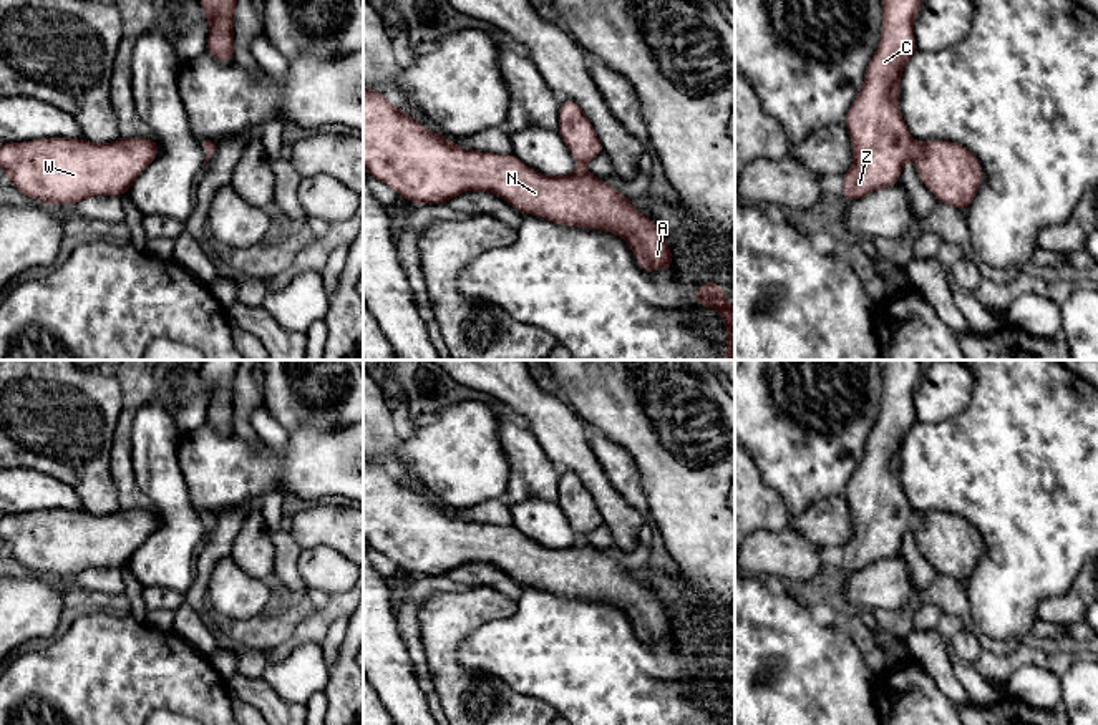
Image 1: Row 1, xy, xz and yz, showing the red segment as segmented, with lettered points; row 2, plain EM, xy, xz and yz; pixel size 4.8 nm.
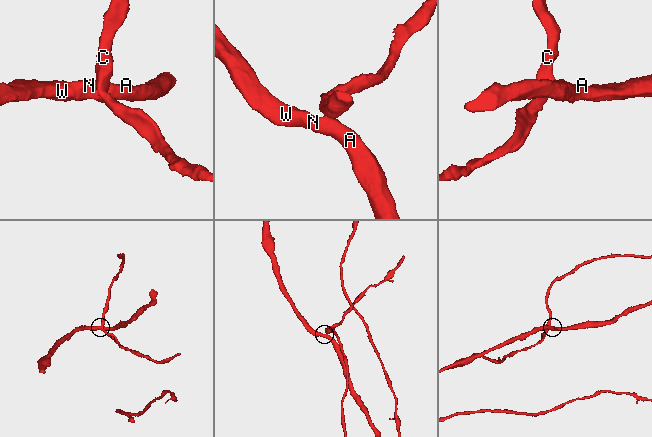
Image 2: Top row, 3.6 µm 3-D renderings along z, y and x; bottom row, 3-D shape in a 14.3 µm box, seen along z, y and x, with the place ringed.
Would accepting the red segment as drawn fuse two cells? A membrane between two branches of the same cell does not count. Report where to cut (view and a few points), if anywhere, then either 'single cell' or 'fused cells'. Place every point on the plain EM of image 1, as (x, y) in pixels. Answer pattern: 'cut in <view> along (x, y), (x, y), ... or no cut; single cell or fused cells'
cut in yz along (918, 516), (911, 526); fused cells

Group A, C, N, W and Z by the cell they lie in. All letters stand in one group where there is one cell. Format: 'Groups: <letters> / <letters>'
Groups: A N W / C Z

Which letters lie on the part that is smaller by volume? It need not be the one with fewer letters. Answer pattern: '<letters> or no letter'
C, Z

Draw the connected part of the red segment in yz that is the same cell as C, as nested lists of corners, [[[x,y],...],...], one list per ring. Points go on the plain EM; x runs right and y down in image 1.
[[[882,360],[882,403],[879,416],[866,438],[866,448],[858,470],[853,473],[844,491],[848,499],[854,534],[843,546],[844,574],[851,574],[882,559],[899,556],[902,546],[902,534],[911,529],[917,514],[909,504],[901,481],[901,448],[904,438],[917,423],[914,408],[914,392],[922,377],[919,360]]]

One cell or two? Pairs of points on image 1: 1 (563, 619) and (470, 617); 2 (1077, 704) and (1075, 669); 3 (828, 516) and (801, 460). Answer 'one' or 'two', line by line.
1: two
2: one
3: two

